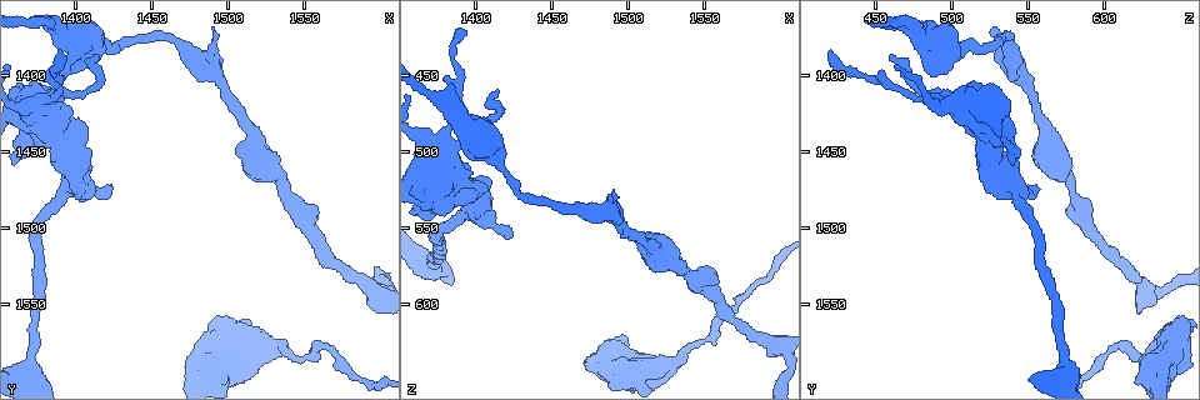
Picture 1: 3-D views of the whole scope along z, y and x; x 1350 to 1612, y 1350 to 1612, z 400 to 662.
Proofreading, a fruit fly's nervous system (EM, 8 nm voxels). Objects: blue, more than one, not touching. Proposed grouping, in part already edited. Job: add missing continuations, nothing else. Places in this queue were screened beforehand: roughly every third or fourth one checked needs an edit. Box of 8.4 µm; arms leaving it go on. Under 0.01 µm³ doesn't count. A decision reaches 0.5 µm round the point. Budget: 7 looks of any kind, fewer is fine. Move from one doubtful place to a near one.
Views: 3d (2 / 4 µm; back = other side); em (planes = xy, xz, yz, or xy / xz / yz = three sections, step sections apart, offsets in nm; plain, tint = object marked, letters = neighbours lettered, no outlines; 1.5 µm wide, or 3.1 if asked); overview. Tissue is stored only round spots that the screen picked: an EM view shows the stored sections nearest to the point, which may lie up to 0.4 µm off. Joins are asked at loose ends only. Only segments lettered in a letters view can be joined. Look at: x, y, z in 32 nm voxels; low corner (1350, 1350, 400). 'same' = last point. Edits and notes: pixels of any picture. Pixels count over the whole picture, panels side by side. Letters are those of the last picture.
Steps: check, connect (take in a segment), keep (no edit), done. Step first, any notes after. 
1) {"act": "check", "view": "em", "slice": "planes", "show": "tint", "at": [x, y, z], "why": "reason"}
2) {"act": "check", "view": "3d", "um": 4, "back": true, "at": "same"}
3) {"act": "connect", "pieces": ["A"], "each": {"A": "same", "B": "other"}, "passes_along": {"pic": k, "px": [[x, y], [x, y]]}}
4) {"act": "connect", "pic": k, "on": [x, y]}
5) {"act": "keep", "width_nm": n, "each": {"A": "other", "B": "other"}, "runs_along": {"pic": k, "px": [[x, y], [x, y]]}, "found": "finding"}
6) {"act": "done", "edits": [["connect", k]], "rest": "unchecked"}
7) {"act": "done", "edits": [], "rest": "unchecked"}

{"act": "check", "view": "em", "slice": "planes", "show": "letters", "at": [1390, 1384, 418], "why": "an open end"}

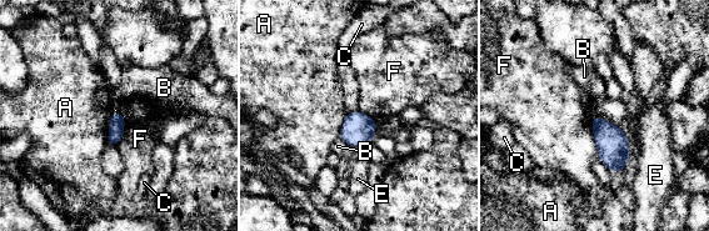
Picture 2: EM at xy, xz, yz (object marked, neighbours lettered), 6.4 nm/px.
{"act": "keep", "width_nm": 100, "longest_contact_nm": ["F", 240], "each": {"A": "other", "B": "other", "C": "other", "E": "other", "F": "other"}, "found": "no lettered segment goes on from it"}

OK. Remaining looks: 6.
{"act": "check", "view": "3d", "um": 2, "at": [1490, 1368, 524], "why": "branch stops here"}

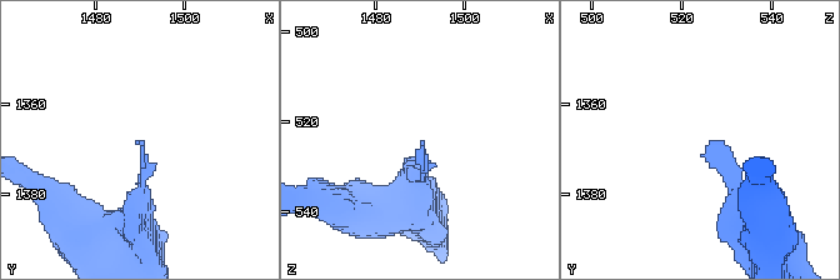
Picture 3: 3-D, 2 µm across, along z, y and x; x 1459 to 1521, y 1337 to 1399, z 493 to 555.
{"act": "check", "view": "em", "slice": "planes", "show": "letters", "at": [1490, 1368, 525]}

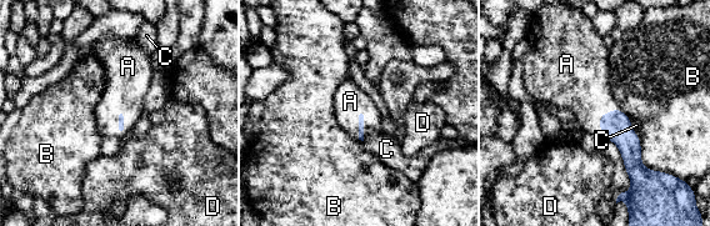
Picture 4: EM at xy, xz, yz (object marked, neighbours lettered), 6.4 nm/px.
{"act": "connect", "pieces": ["A"], "each": {"A": "same", "B": "other", "C": "other", "D": "other"}, "passes_along": {"pic": 4, "px": [[616, 125], [600, 120], [583, 86]]}, "found": "the neuron continues"}

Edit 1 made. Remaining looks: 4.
{"act": "done", "edits": [["connect", 4]], "rest": "unchecked"}

